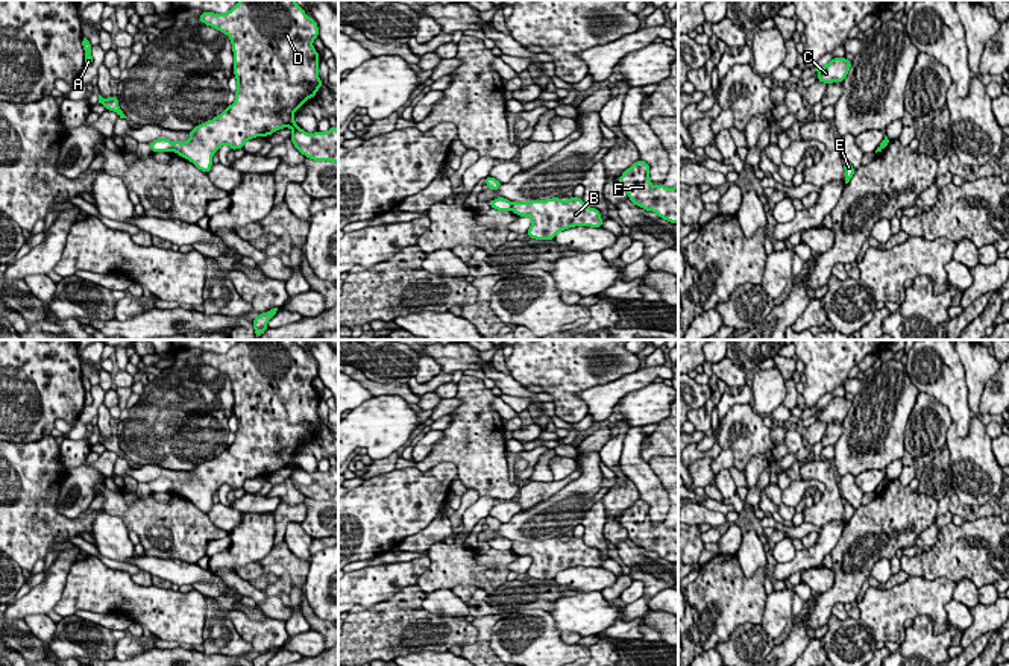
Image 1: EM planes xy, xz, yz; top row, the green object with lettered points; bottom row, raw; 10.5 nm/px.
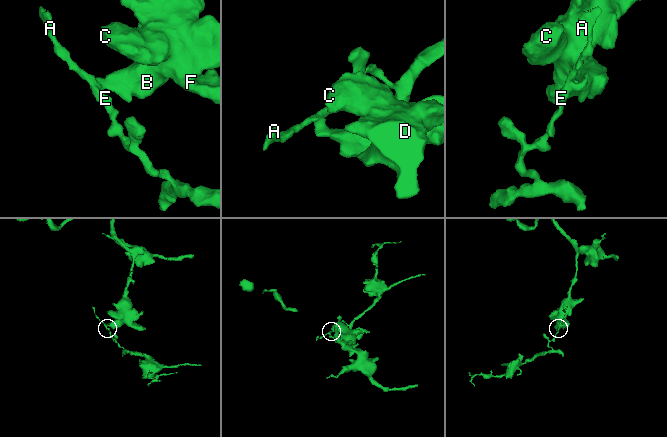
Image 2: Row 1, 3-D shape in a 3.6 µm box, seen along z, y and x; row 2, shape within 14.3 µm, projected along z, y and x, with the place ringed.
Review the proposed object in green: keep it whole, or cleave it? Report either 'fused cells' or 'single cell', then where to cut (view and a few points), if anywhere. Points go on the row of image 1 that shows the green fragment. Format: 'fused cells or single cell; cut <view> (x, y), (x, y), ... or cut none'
fused cells; cut xy (172, 144), (173, 150)

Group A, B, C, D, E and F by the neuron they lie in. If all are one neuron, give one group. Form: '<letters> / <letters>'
A E / B C D F

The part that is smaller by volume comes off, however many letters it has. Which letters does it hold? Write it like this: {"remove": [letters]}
{"remove": ["A", "E"]}

